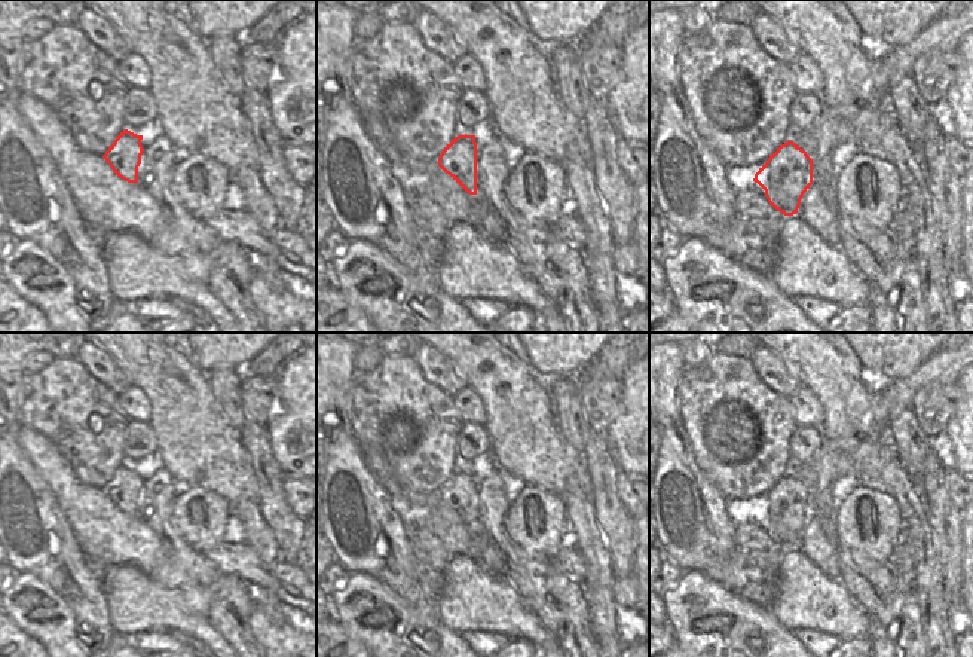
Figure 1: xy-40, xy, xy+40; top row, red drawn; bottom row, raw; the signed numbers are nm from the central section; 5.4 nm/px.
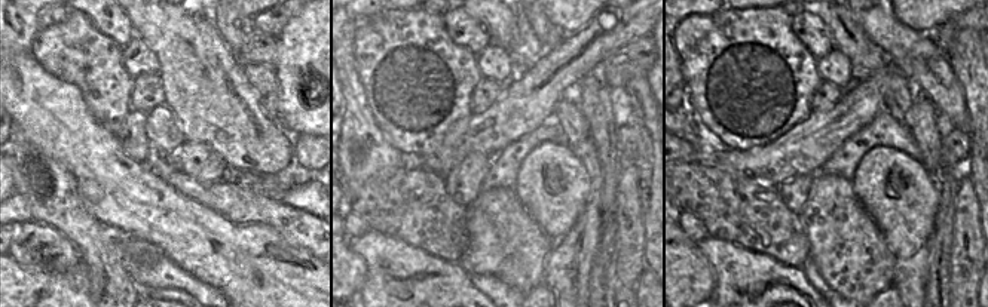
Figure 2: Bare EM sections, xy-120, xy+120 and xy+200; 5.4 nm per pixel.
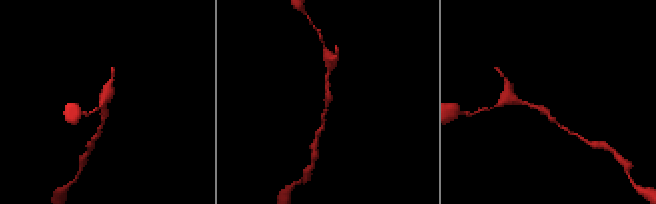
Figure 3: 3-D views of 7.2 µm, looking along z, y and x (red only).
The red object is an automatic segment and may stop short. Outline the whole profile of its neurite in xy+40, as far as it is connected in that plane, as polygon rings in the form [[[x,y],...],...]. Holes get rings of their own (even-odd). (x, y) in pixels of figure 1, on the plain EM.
[[[793,474],[781,477],[775,486],[759,501],[753,511],[764,523],[768,535],[783,546],[793,548],[798,546],[804,526],[813,517],[813,492]]]

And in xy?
[[[458,468],[441,485],[438,499],[465,525],[477,528],[477,476],[475,468]]]

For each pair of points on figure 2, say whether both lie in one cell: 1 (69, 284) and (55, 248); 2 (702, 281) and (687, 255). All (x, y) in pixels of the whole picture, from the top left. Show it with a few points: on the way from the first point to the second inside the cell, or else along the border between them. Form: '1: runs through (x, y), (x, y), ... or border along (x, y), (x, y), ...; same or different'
1: border along (80, 263), (70, 272), (30, 272); different
2: runs through (696, 275), (687, 266), (687, 261); same

